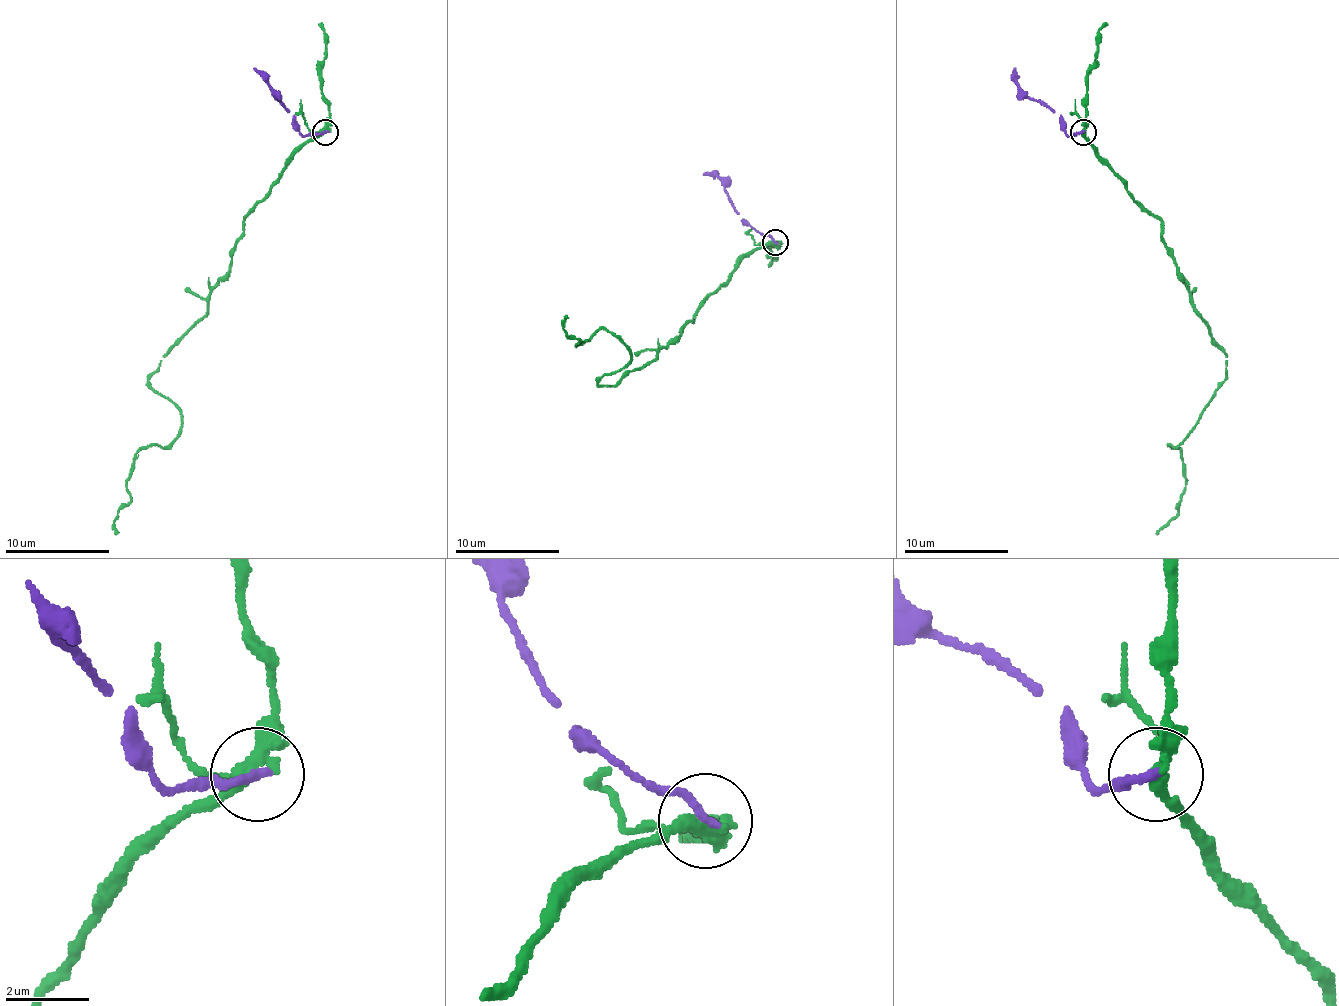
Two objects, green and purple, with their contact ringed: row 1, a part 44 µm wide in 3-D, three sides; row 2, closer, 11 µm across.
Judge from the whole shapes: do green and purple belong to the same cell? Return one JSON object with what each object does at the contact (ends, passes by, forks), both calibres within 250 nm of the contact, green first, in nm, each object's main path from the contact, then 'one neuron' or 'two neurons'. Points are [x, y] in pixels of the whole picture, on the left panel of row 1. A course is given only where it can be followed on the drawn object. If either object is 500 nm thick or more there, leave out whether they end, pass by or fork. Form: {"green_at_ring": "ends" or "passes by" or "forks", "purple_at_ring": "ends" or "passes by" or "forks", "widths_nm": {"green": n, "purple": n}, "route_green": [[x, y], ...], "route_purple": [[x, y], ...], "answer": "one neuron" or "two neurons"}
{"green_at_ring": "forks", "purple_at_ring": "ends", "widths_nm": {"green": 280, "purple": 200}, "route_green": [[325, 132], [252, 208], [208, 312], [150, 377], [182, 429], [166, 447], [137, 452], [117, 533]], "route_purple": [[325, 132], [304, 135], [254, 67]], "answer": "two neurons"}

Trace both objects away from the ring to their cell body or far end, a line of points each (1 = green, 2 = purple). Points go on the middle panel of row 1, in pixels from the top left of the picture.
1: (774, 241), (756, 247), (678, 335), (615, 384), (600, 379), (631, 353), (605, 330), (576, 345), (566, 314)
2: (774, 241), (753, 228), (738, 213), (717, 176), (704, 174)

